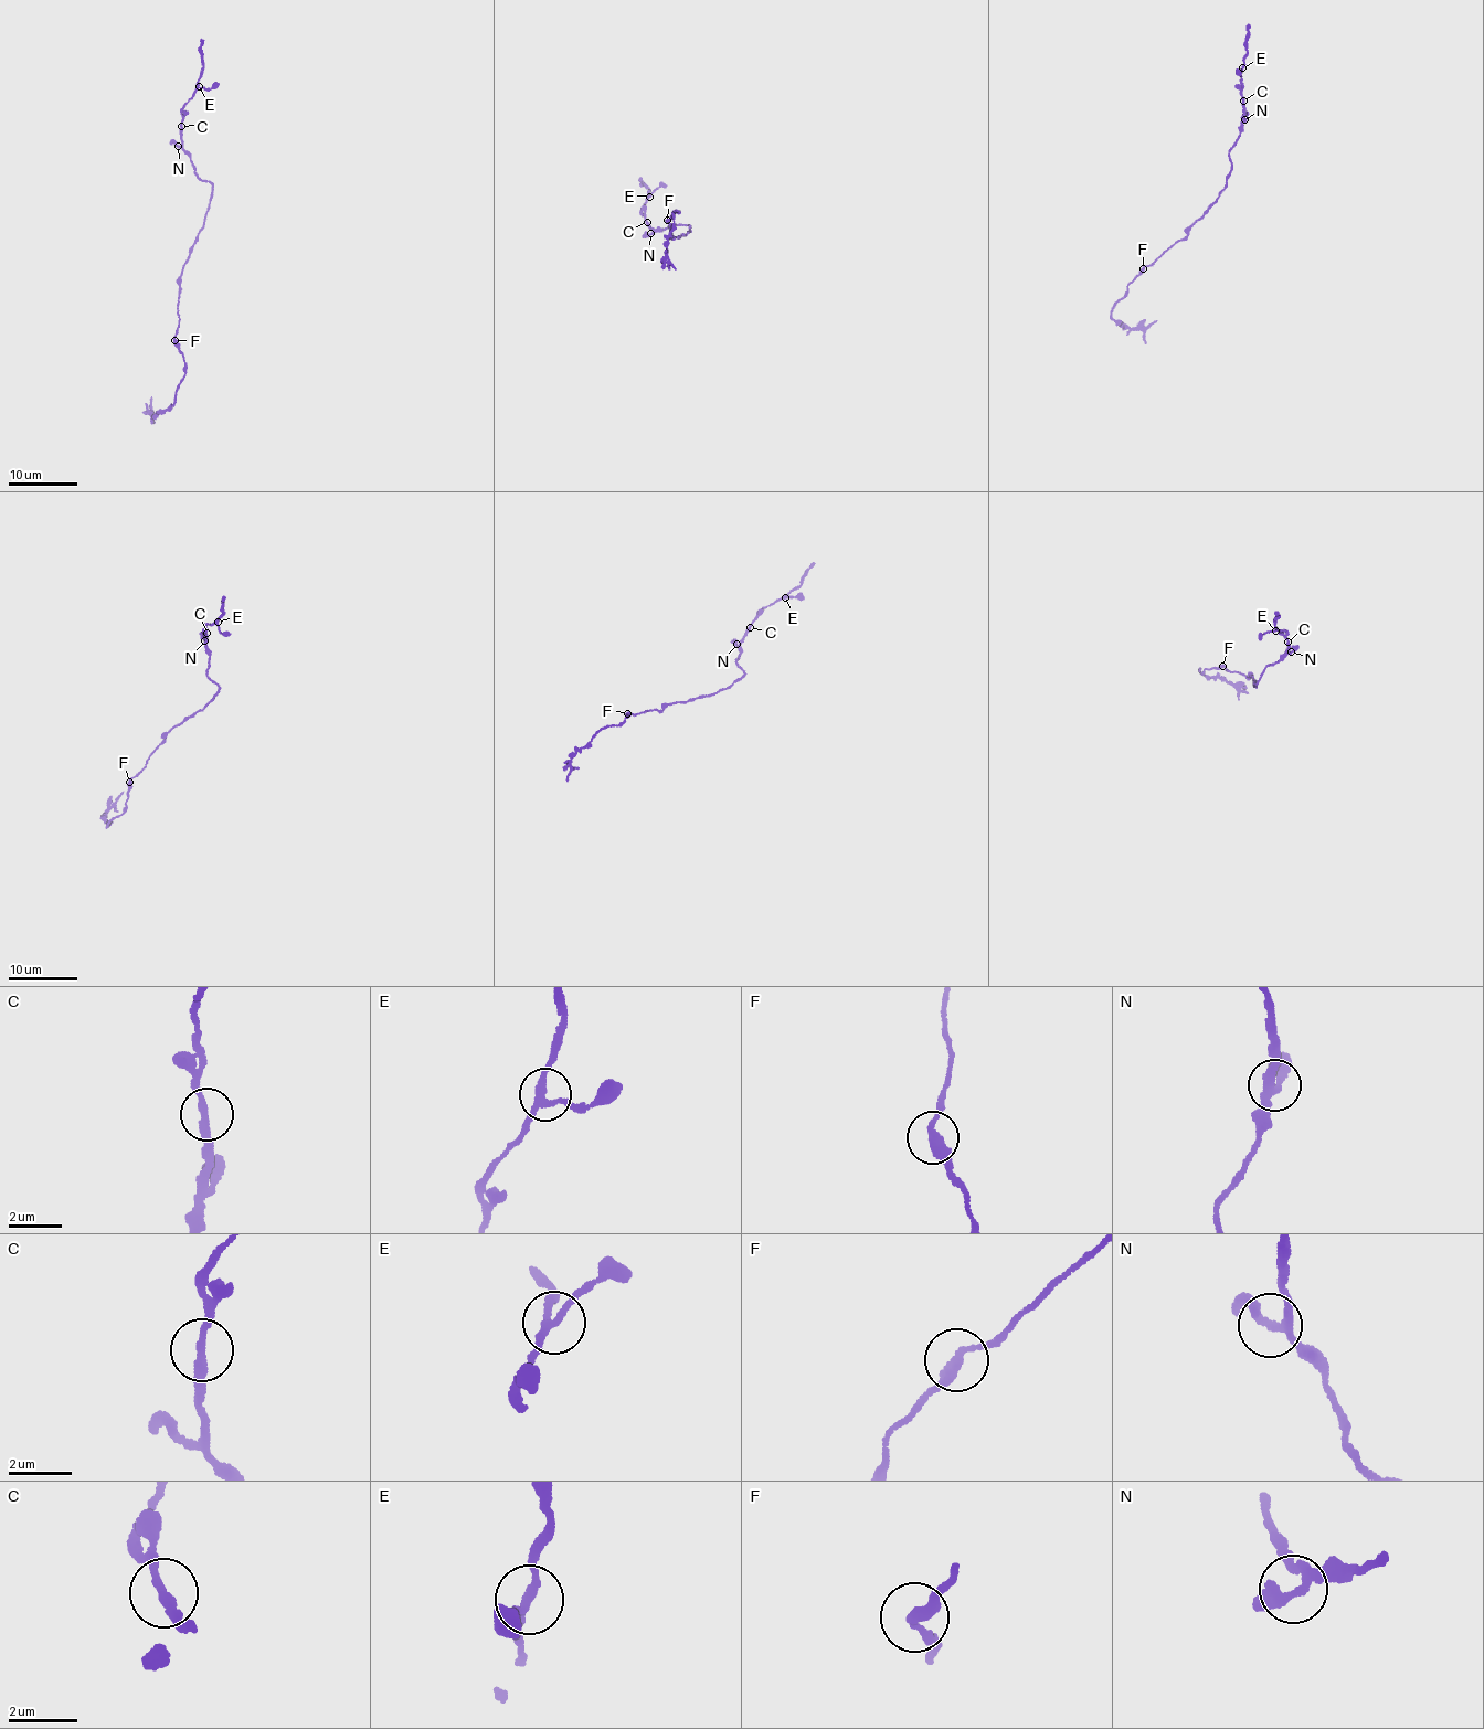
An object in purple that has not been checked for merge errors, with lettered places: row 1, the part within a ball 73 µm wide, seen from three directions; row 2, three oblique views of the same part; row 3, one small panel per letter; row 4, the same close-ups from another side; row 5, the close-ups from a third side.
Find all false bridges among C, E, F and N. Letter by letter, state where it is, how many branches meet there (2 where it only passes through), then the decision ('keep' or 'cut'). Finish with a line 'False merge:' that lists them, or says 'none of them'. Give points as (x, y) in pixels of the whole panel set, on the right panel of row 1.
C: at (1243, 101); 2 branches meet; keep
E: at (1242, 67); 3 branches meet; keep
F: at (1143, 268); 2 branches meet; cut
N: at (1244, 119); 3 branches meet; keep
False merge: F

